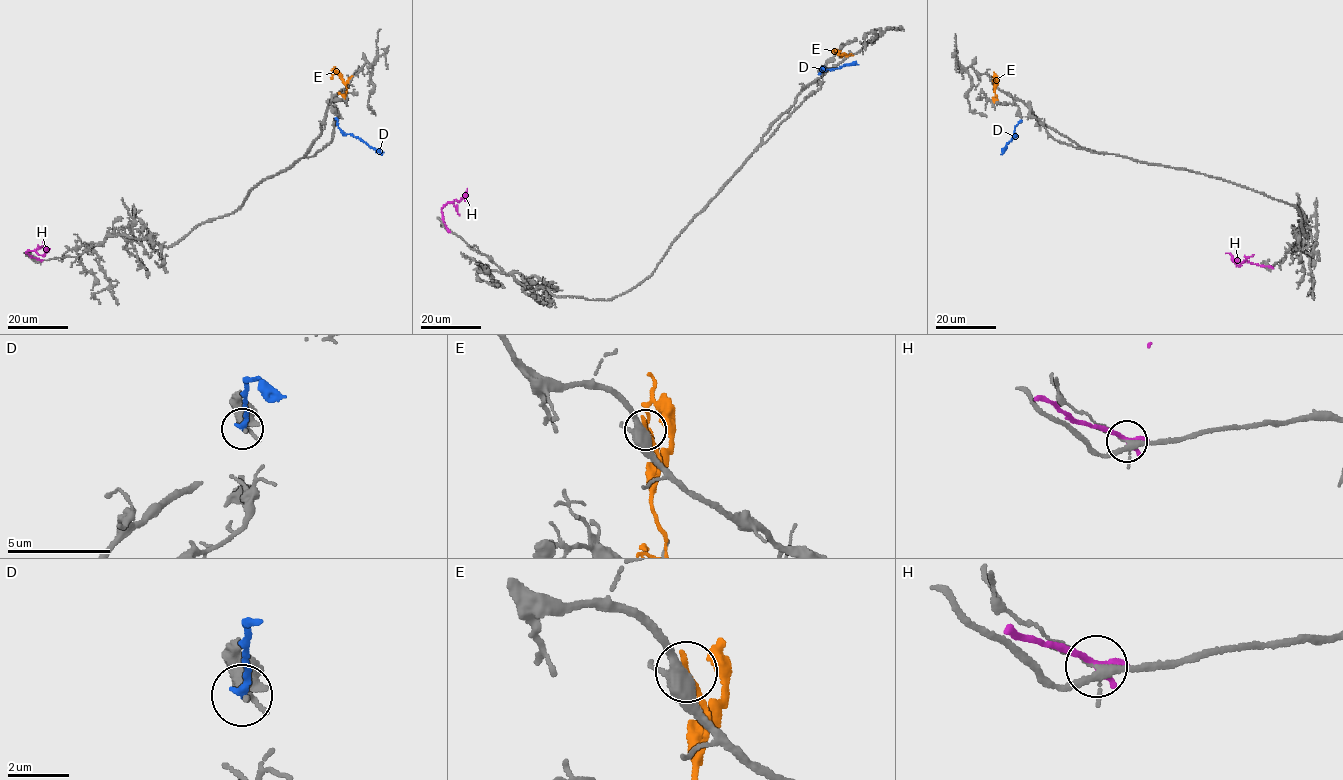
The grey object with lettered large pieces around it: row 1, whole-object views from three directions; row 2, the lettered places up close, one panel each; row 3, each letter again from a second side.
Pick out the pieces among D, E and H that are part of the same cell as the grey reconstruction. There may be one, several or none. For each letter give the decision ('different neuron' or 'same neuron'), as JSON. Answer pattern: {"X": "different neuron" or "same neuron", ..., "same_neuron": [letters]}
{"D": "different neuron", "E": "different neuron", "H": "different neuron", "same_neuron": []}

